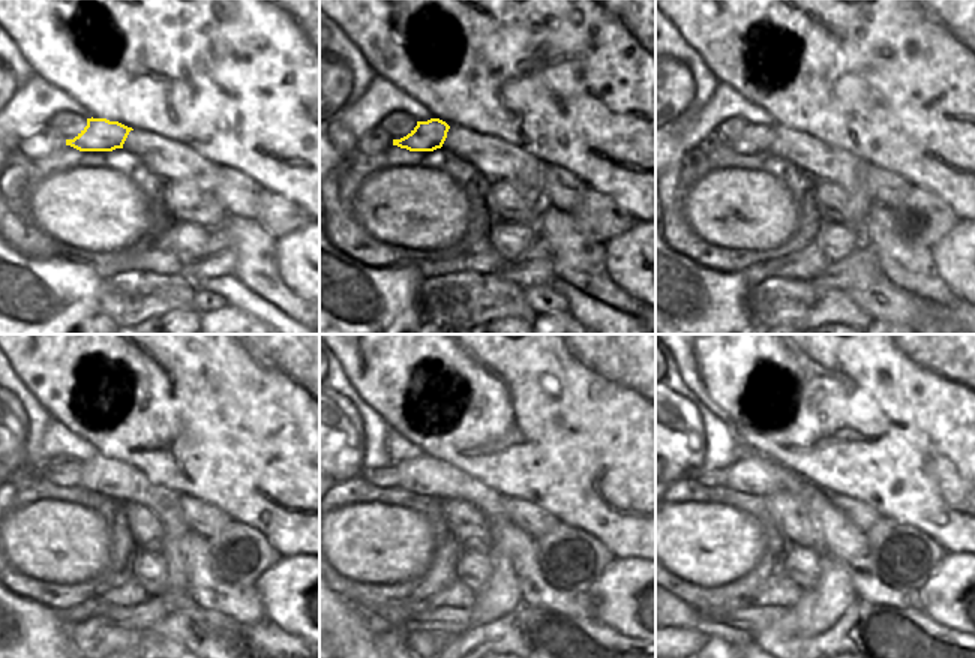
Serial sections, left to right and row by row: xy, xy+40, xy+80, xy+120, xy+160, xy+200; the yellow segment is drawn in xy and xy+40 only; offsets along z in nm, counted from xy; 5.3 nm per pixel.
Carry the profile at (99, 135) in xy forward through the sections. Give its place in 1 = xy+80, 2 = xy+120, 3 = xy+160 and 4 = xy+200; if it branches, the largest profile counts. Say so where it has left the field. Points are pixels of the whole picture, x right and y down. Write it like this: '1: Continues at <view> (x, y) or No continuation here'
1: Continues at xy+80 (756, 138)
2: Continues at xy+120 (69, 474)
3: Continues at xy+160 (389, 477)
4: Continues at xy+200 (717, 477).

